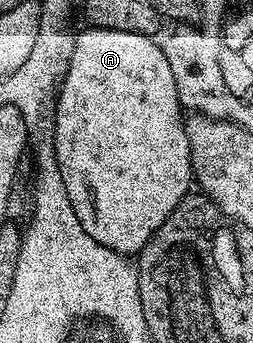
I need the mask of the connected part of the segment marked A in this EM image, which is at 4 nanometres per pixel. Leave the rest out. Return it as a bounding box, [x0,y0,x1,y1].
[50,26,193,256]

